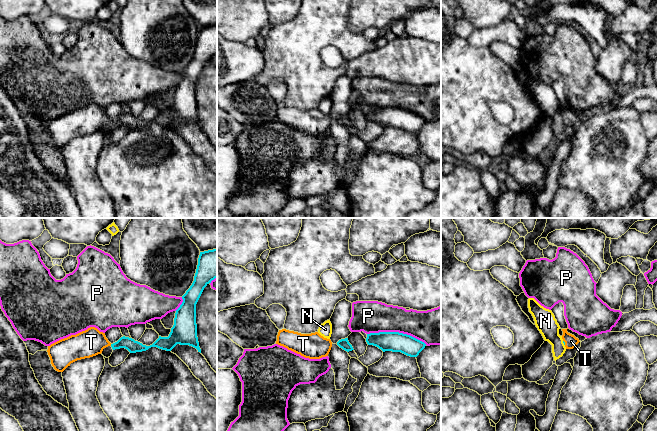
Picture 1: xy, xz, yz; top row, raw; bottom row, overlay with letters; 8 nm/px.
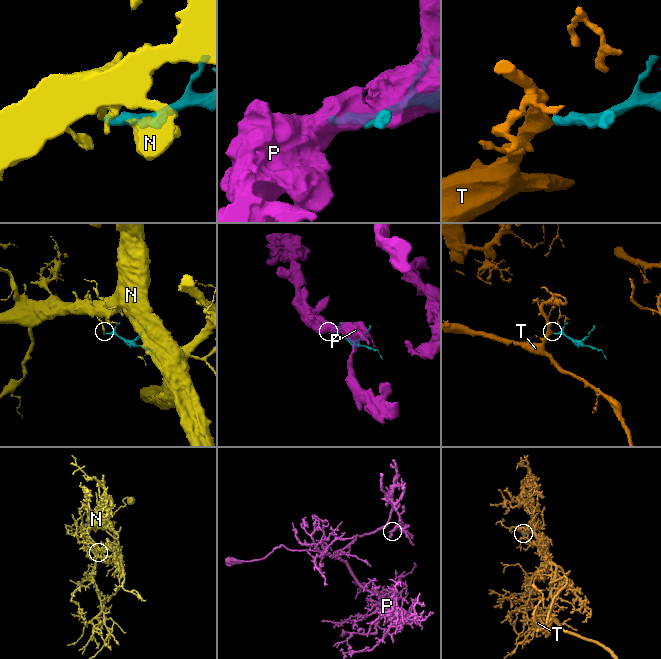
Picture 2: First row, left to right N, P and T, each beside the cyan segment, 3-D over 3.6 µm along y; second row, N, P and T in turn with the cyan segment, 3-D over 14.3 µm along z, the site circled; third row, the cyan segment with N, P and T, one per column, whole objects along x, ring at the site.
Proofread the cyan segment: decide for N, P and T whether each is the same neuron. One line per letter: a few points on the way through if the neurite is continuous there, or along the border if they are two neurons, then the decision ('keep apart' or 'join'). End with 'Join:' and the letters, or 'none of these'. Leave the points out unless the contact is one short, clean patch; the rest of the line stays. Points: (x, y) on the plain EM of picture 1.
N: keep apart
P: keep apart
T: across yz (563, 117), (564, 118), (571, 117) | join
Join: T

